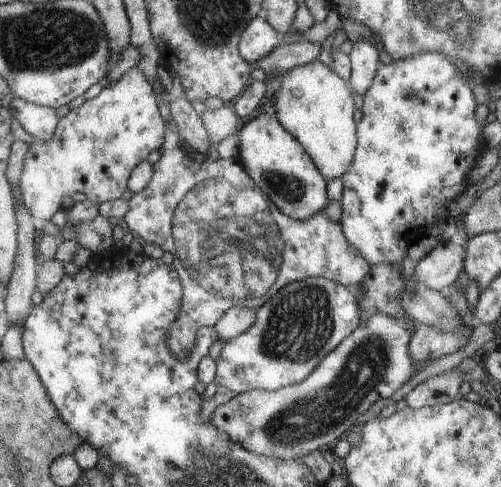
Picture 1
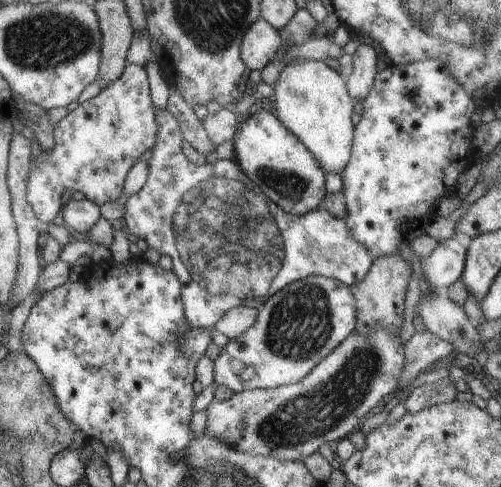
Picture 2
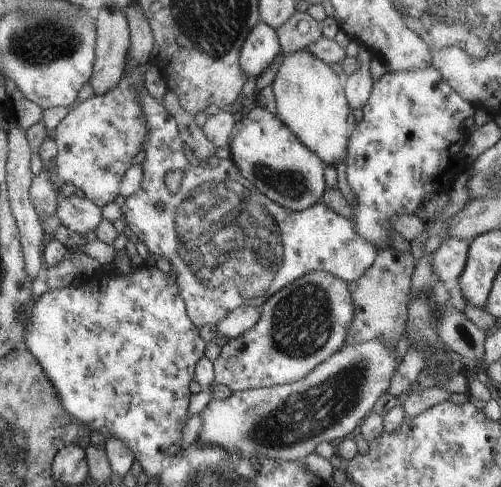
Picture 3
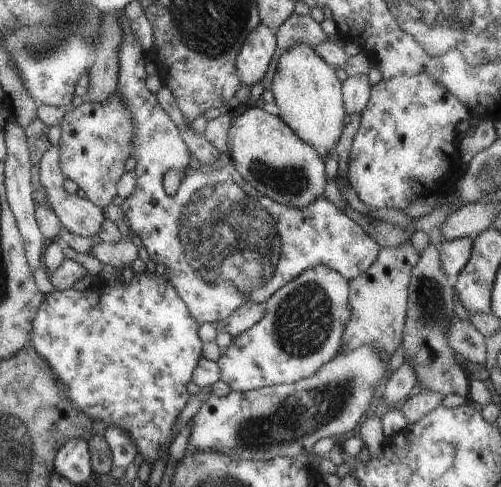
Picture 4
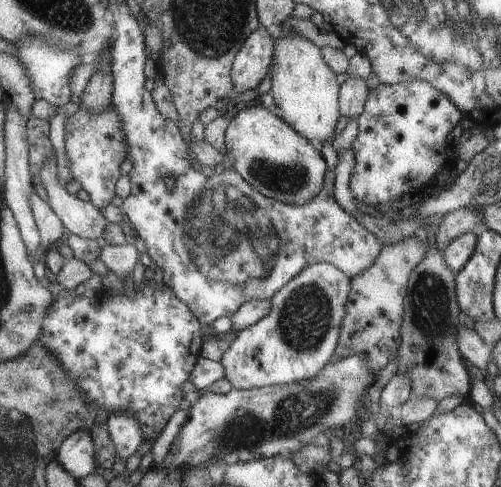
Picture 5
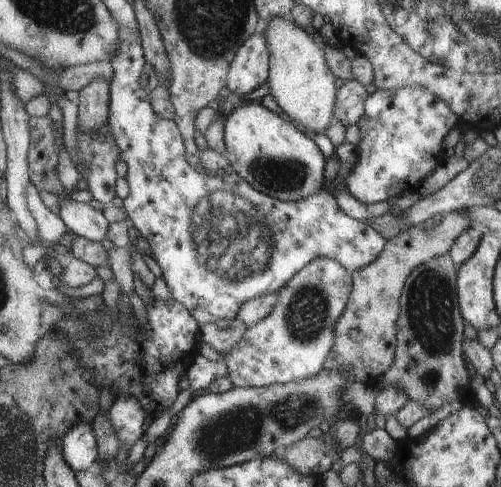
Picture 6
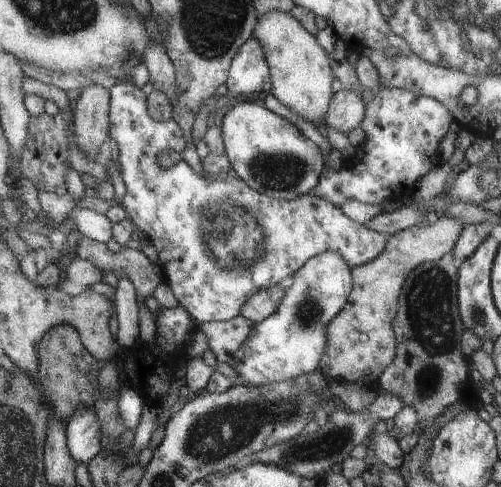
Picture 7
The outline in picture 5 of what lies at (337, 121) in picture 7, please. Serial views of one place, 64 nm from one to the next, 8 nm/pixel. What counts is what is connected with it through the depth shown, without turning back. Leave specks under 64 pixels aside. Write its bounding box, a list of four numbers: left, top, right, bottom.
[338,77,369,120]

